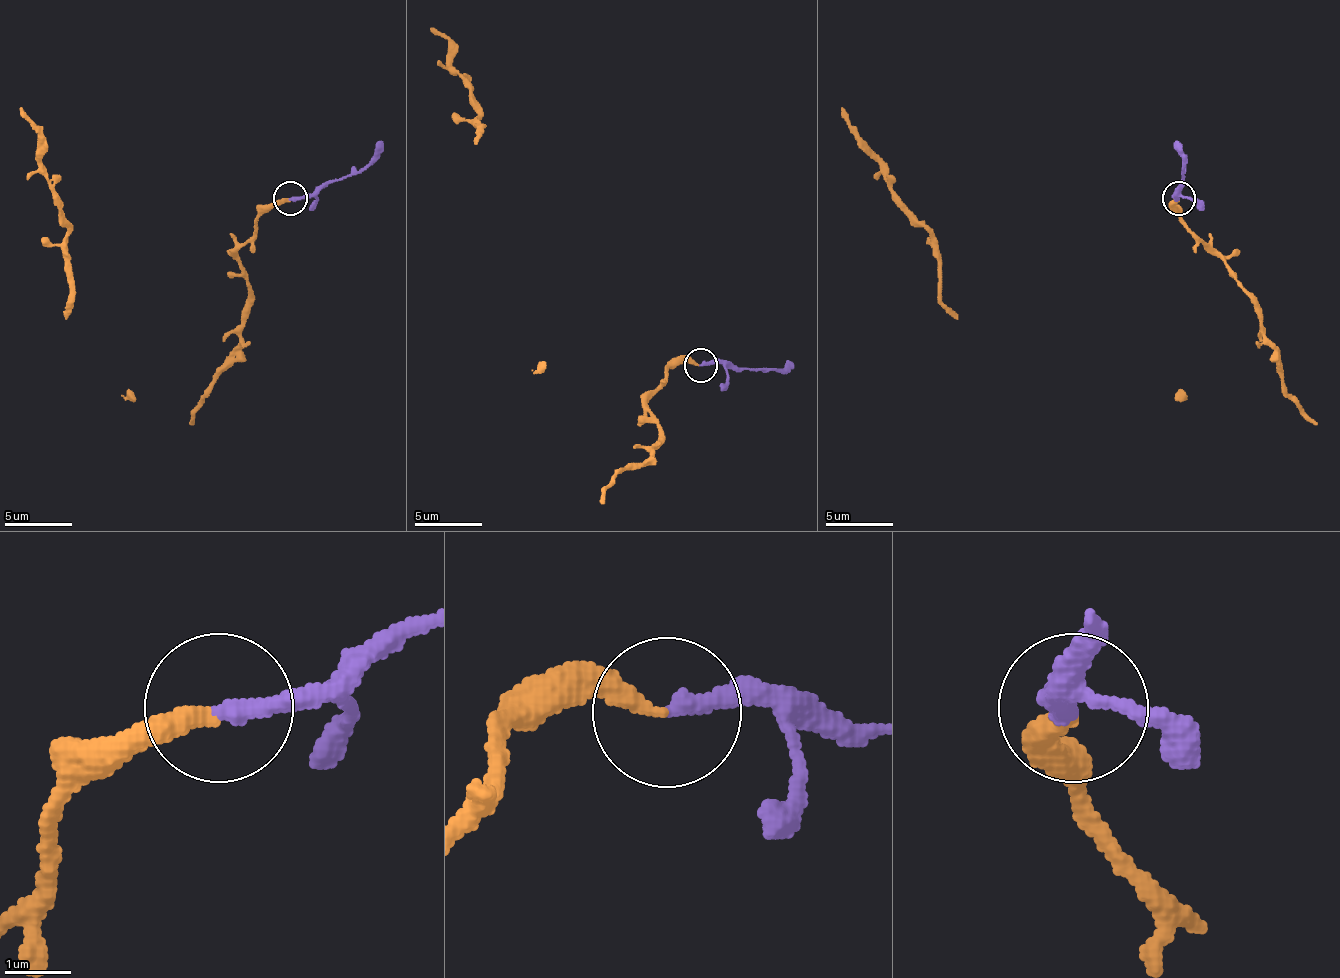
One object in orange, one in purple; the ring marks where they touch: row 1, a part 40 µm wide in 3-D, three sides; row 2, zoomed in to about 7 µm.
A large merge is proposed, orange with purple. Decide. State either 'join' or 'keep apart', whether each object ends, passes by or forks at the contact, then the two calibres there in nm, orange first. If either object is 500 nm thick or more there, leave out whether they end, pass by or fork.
join; orange ends there; purple ends there; 300 nm thick on the orange side, 280 nm on the other

